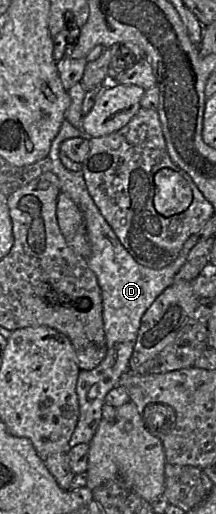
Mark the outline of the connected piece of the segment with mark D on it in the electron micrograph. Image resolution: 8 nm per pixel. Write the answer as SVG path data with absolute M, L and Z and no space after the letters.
M64 119L51 143L48 156L51 159L52 171L59 179L61 191L77 204L84 216L91 247L91 254L87 261L89 268L95 273L101 289L107 353L97 367L89 371L80 371L78 375L76 392L79 401L79 419L69 442L70 447L81 443L89 444L94 437L103 419L102 407L105 404L105 396L118 385L121 376L129 369L129 361L144 313L155 299L174 283L174 277L180 270L174 267L162 272L148 270L147 267L137 263L123 247L93 199L89 197L82 172L66 169L59 158L61 143L73 137L89 139L91 136Z

